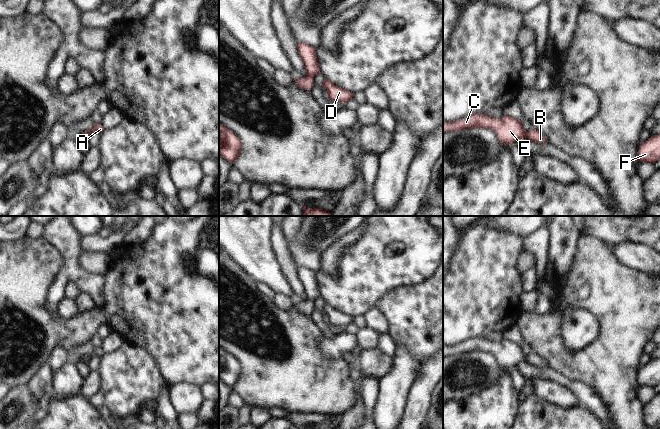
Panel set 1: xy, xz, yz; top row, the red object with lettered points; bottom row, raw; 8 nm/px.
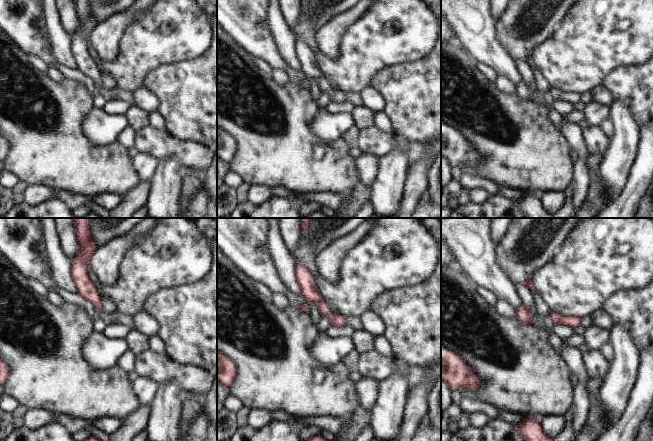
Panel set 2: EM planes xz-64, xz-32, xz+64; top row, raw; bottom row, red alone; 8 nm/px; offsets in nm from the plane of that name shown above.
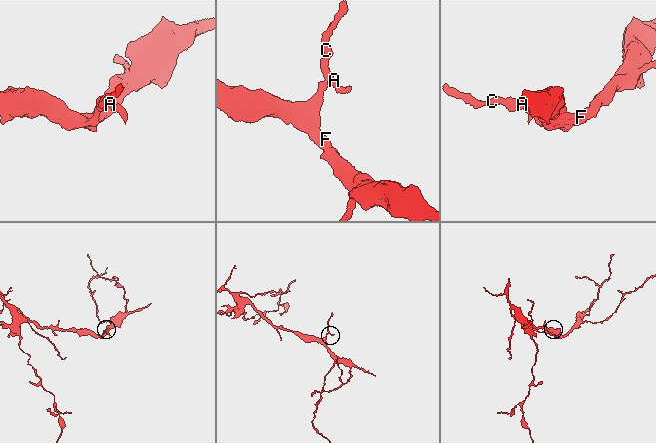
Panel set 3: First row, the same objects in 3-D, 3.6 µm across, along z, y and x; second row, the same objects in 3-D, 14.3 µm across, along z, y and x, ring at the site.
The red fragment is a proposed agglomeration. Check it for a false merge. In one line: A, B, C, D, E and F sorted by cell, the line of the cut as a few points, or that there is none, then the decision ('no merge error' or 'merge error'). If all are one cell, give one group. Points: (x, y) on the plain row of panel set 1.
A B C D E F | no cut | no merge error

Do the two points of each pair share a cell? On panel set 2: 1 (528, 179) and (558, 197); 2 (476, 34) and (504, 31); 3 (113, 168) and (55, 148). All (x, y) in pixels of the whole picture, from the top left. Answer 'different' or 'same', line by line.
1: different
2: different
3: same

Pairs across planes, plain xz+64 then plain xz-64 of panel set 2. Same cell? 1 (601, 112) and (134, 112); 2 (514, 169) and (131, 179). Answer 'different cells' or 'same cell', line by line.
1: same cell
2: same cell

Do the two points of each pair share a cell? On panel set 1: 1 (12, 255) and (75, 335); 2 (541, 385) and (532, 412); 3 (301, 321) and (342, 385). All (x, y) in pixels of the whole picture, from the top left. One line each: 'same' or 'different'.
1: same
2: different
3: same

